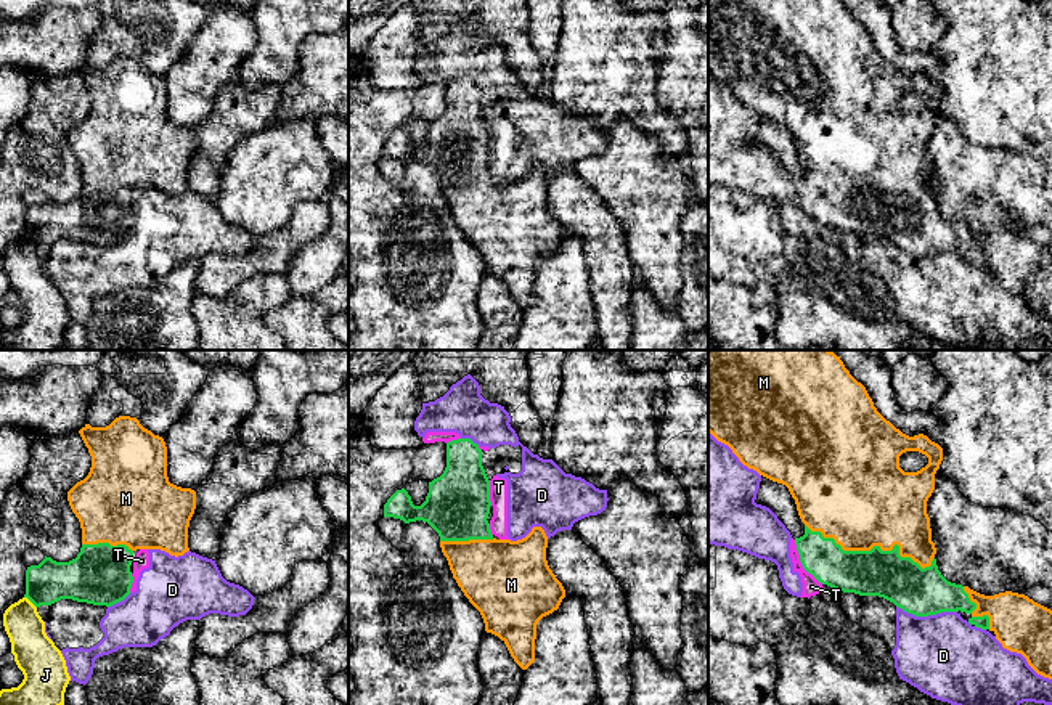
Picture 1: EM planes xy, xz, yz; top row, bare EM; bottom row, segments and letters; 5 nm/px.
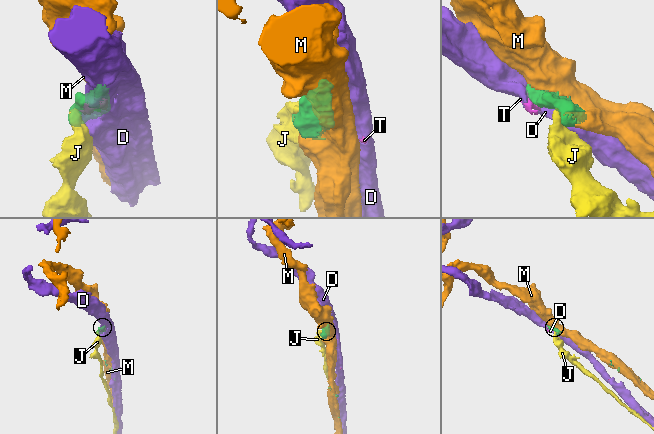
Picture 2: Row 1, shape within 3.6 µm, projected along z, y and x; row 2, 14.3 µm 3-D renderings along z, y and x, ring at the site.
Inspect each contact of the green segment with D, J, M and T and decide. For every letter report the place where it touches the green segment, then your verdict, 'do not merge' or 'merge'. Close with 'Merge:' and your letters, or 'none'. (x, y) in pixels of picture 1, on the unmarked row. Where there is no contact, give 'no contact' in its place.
D: yz (927, 256) | do not merge
J: xy (31, 241) | do not merge
M: yz (874, 187) | merge
T: yz (802, 204) | do not merge
Merge: M

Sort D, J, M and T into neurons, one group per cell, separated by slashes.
D T / J / M

